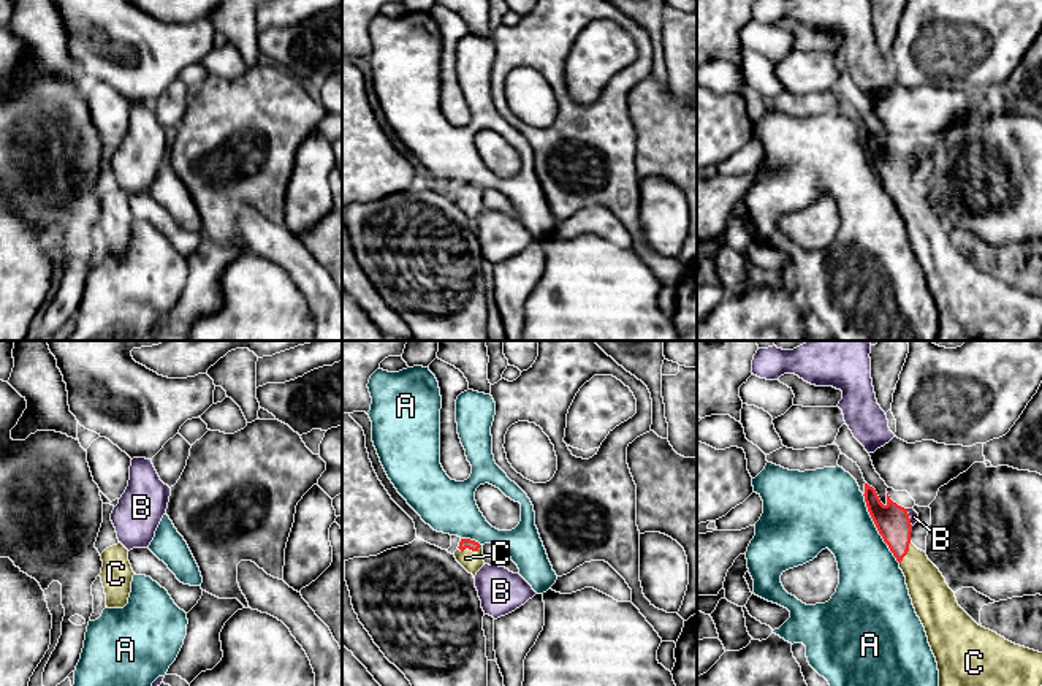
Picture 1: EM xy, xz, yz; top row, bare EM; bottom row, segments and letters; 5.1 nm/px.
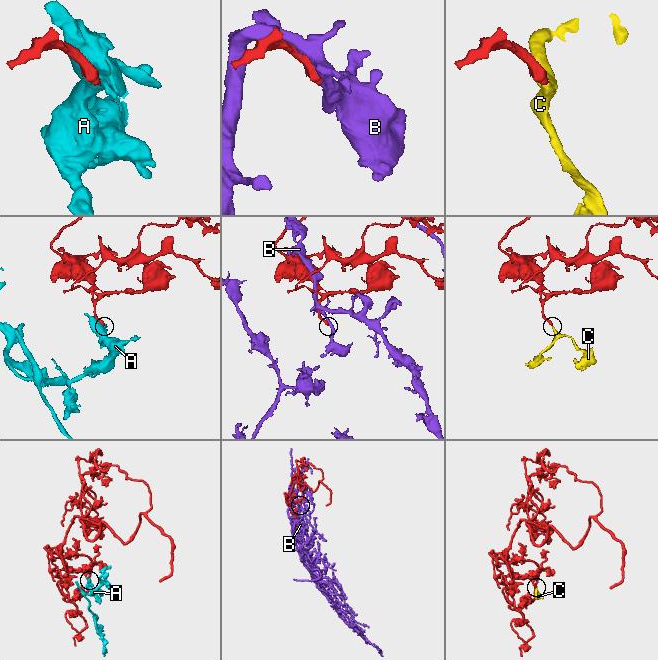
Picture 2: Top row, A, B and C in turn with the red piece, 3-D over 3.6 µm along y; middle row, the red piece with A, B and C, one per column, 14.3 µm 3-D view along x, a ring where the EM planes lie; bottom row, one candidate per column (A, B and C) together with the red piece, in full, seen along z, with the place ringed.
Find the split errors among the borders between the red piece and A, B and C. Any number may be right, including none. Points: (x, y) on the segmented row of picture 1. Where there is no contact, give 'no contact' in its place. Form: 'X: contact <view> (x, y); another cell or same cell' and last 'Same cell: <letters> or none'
A: contact yz (878, 529); another cell
B: contact yz (908, 517); another cell
C: contact xz (469, 548); same cell
Same cell: C

